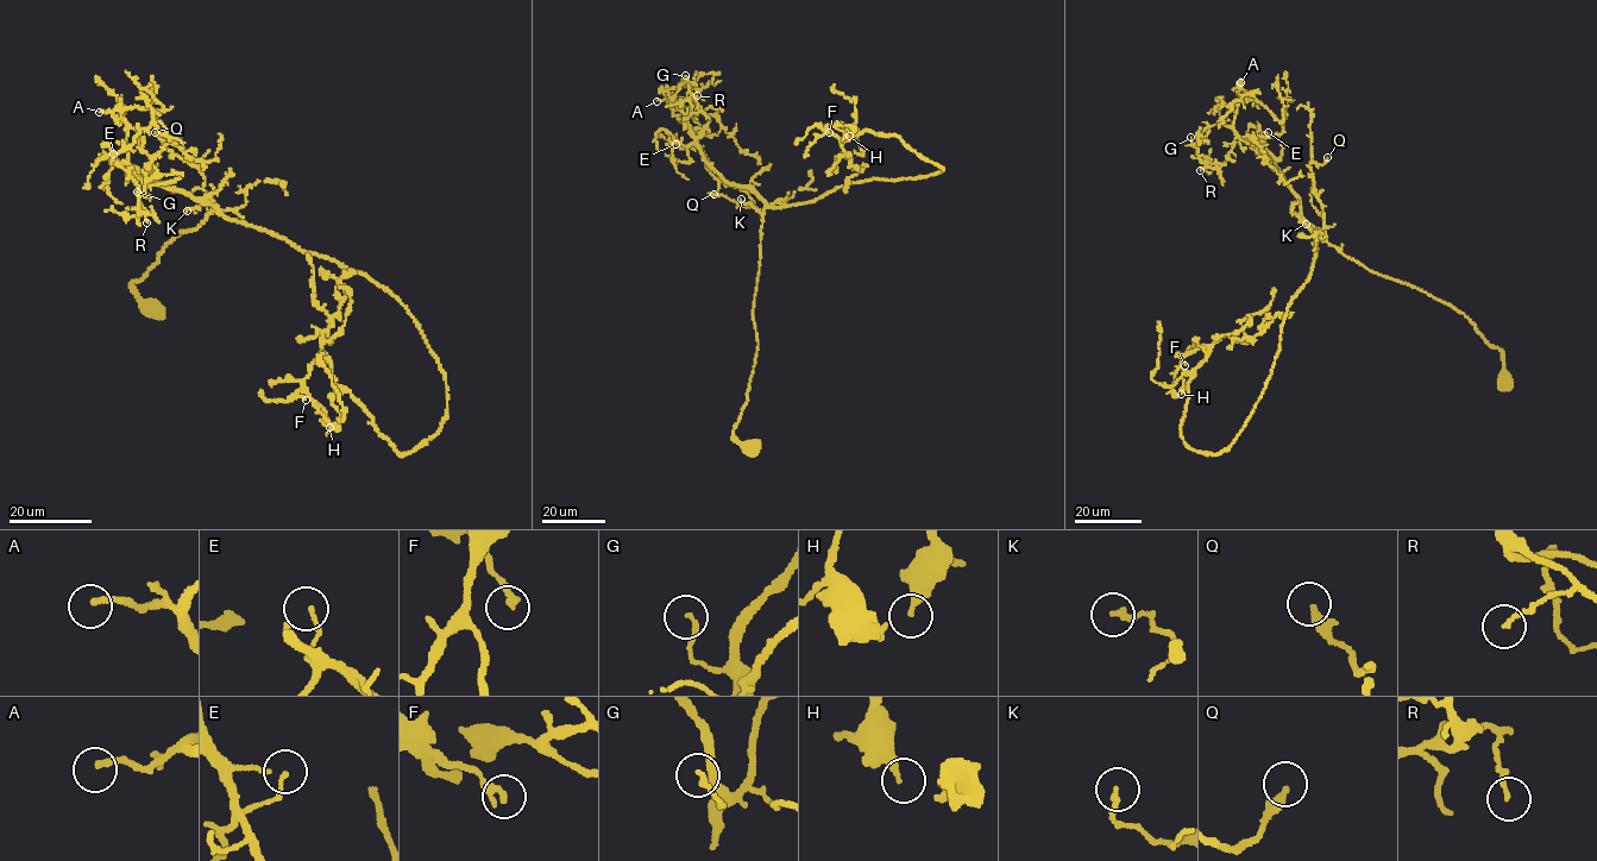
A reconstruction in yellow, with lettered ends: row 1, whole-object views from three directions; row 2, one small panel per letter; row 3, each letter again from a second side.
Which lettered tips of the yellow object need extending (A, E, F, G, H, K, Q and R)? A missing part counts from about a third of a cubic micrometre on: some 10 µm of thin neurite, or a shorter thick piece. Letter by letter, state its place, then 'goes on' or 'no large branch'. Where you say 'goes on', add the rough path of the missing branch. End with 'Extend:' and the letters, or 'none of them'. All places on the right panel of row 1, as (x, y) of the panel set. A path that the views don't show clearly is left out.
A: place (1240, 82); no large branch
E: place (1268, 132); no large branch
F: place (1184, 365); no large branch
G: place (1190, 137); no large branch
H: place (1181, 394); no large branch
K: place (1306, 224); no large branch
Q: place (1327, 157); no large branch
R: place (1200, 170); no large branch
Extend: none of them

